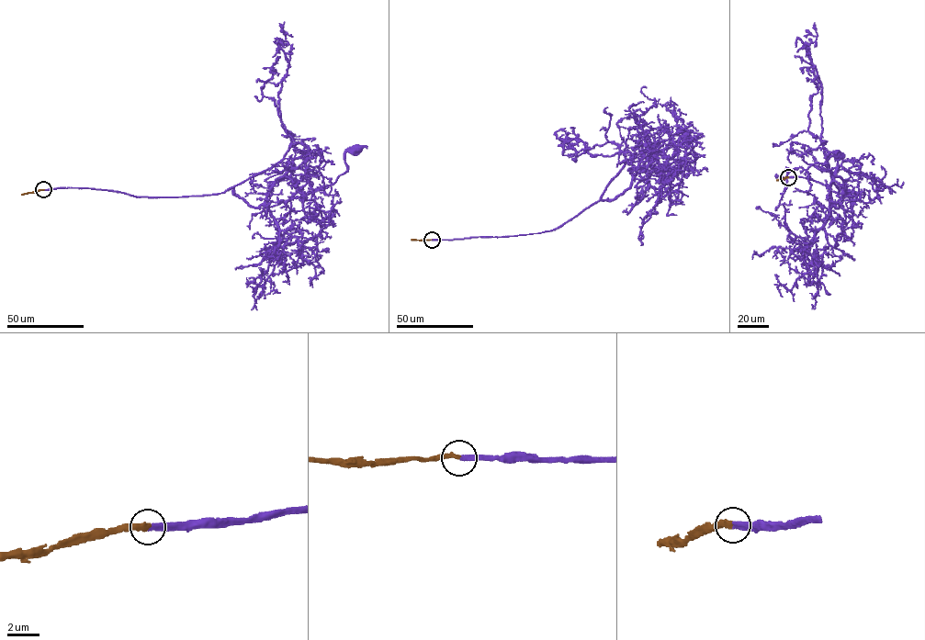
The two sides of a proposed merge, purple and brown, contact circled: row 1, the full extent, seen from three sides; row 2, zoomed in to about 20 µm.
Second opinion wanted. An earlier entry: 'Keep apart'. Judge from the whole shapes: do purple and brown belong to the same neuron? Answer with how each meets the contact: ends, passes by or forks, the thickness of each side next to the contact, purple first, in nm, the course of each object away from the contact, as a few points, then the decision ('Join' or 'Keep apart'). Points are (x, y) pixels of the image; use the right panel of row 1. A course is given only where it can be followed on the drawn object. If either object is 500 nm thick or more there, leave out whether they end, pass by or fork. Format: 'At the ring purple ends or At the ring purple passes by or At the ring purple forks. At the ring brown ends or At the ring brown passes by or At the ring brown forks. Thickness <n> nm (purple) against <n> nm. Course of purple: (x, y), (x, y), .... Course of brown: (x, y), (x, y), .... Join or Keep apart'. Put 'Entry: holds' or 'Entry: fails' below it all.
At the ring purple ends. At the ring brown ends. Thickness 320 nm (purple) against 320 nm. Course of purple: (788, 177), (839, 194), (842, 187), (840, 206), (833, 205), (839, 207), (846, 193), (835, 175), (838, 154). Course of brown: (788, 177), (776, 180). Join
Entry: fails

